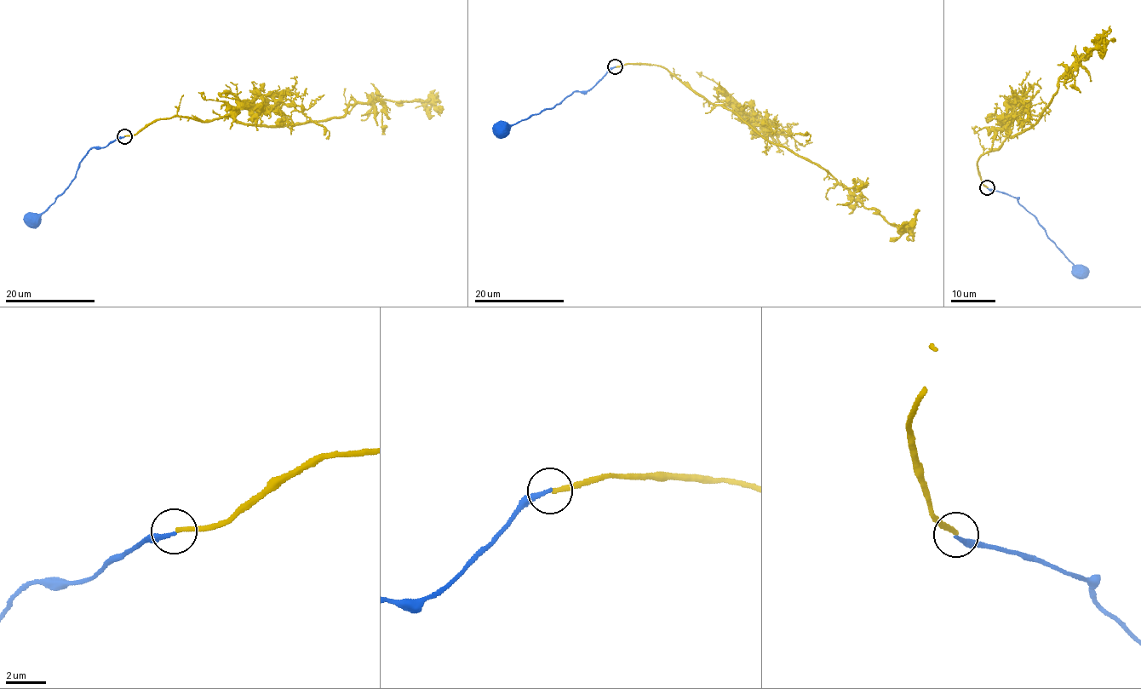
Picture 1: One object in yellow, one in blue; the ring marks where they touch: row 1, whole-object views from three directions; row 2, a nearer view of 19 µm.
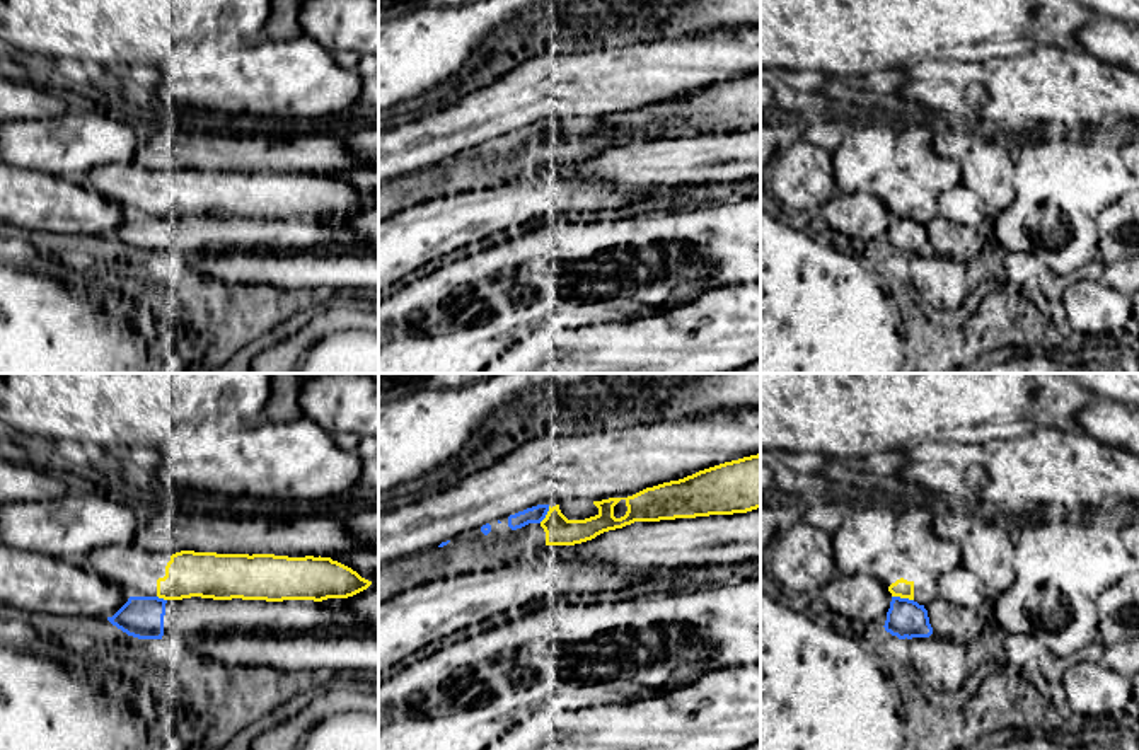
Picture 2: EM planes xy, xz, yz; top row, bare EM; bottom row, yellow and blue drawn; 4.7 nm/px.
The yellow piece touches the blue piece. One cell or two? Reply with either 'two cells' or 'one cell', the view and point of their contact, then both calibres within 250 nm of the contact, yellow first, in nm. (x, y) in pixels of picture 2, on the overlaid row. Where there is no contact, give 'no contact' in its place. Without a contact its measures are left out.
two cells | yz (902, 597) | 90/180 nm

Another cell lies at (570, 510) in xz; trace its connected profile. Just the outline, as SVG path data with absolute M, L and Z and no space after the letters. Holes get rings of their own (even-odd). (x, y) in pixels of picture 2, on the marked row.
M551 501L549 506L559 506L561 513L568 520L585 520L590 516L598 515L598 508L593 503L563 503L563 501Z

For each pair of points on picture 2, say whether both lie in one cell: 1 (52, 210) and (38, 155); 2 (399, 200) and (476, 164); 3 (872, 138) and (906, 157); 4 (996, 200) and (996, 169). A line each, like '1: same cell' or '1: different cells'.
1: different cells
2: same cell
3: different cells
4: same cell

